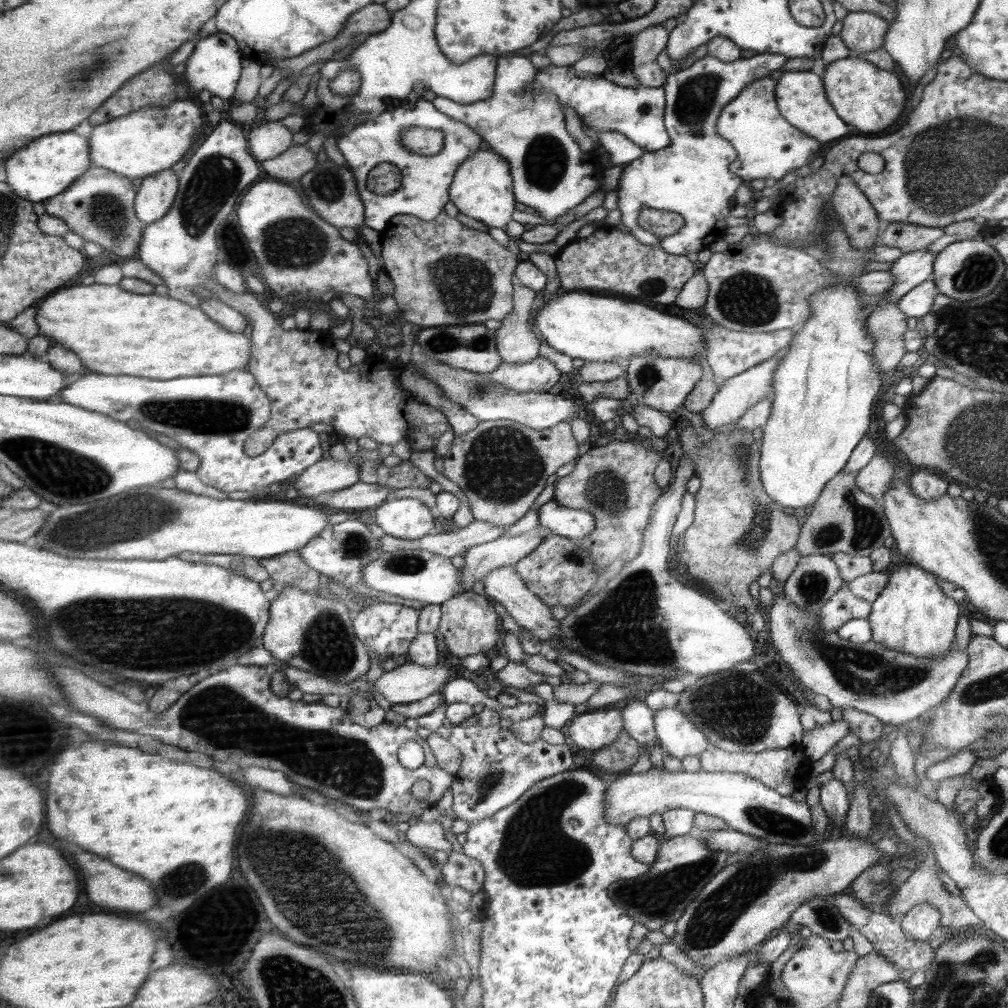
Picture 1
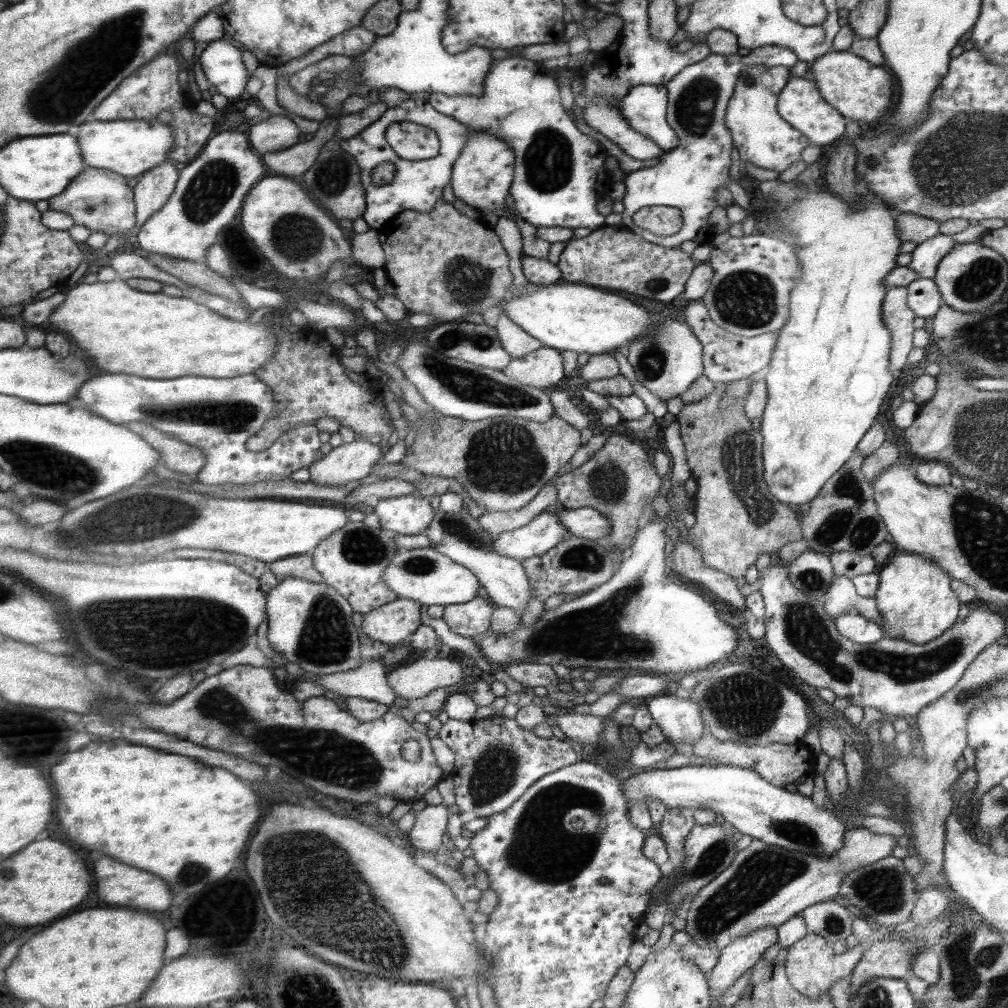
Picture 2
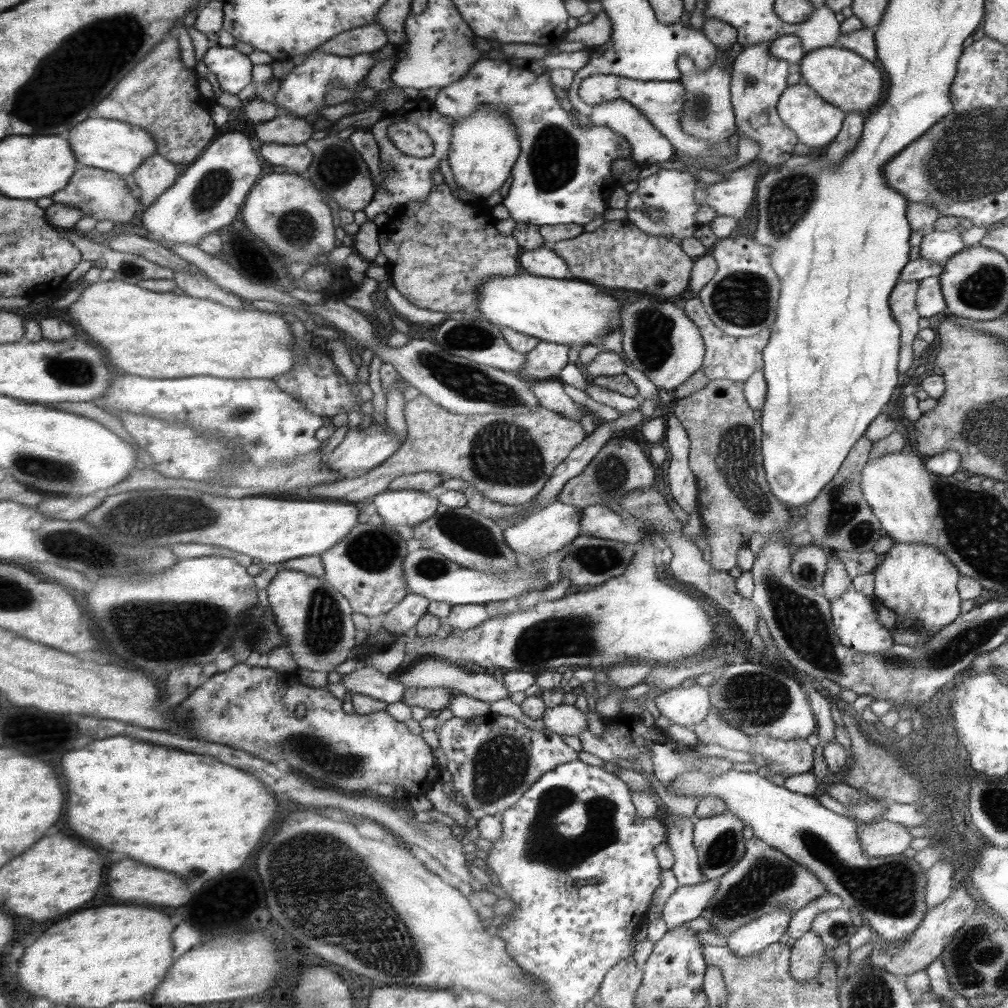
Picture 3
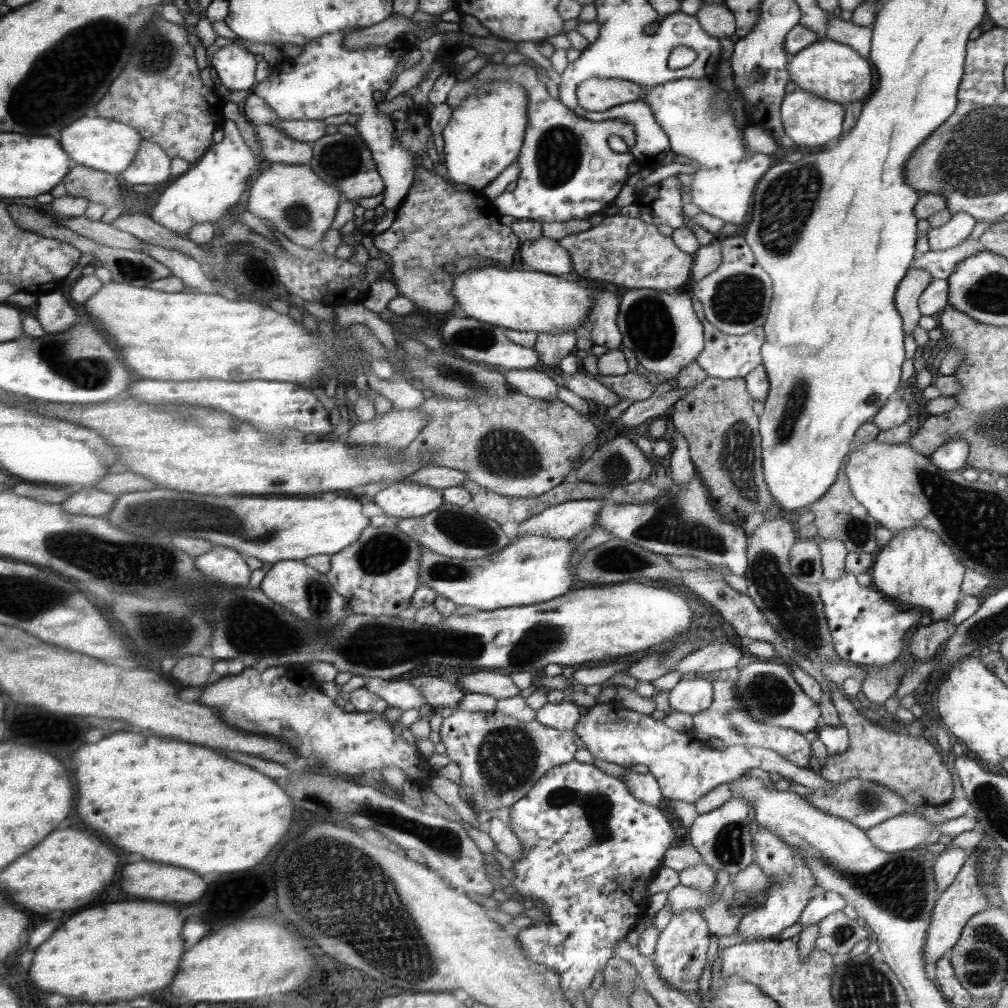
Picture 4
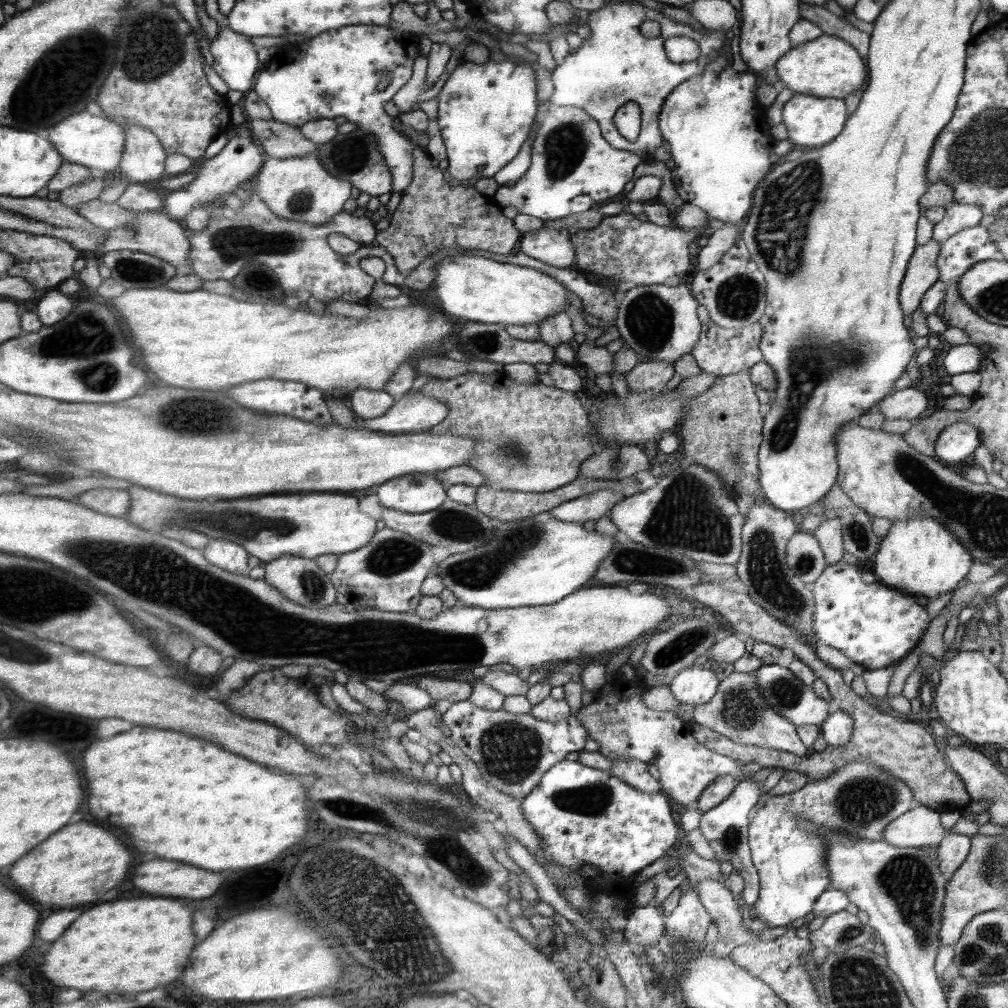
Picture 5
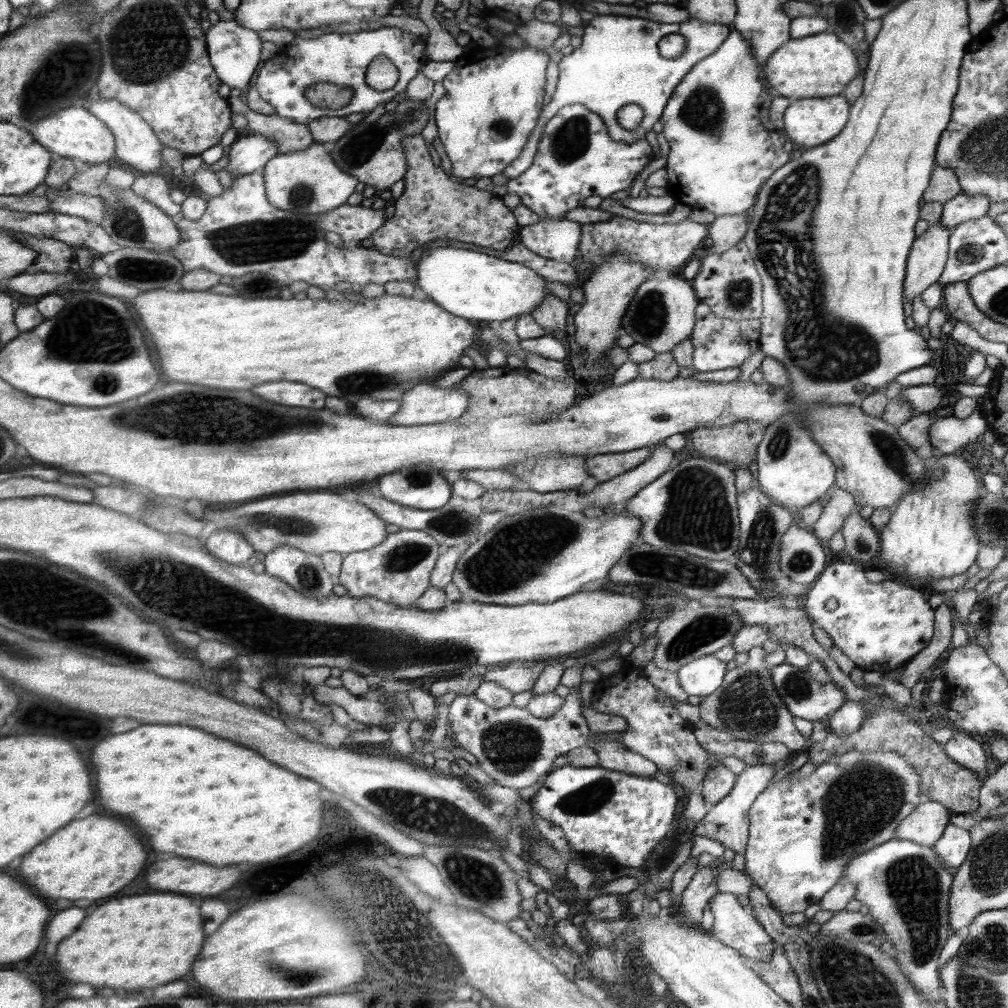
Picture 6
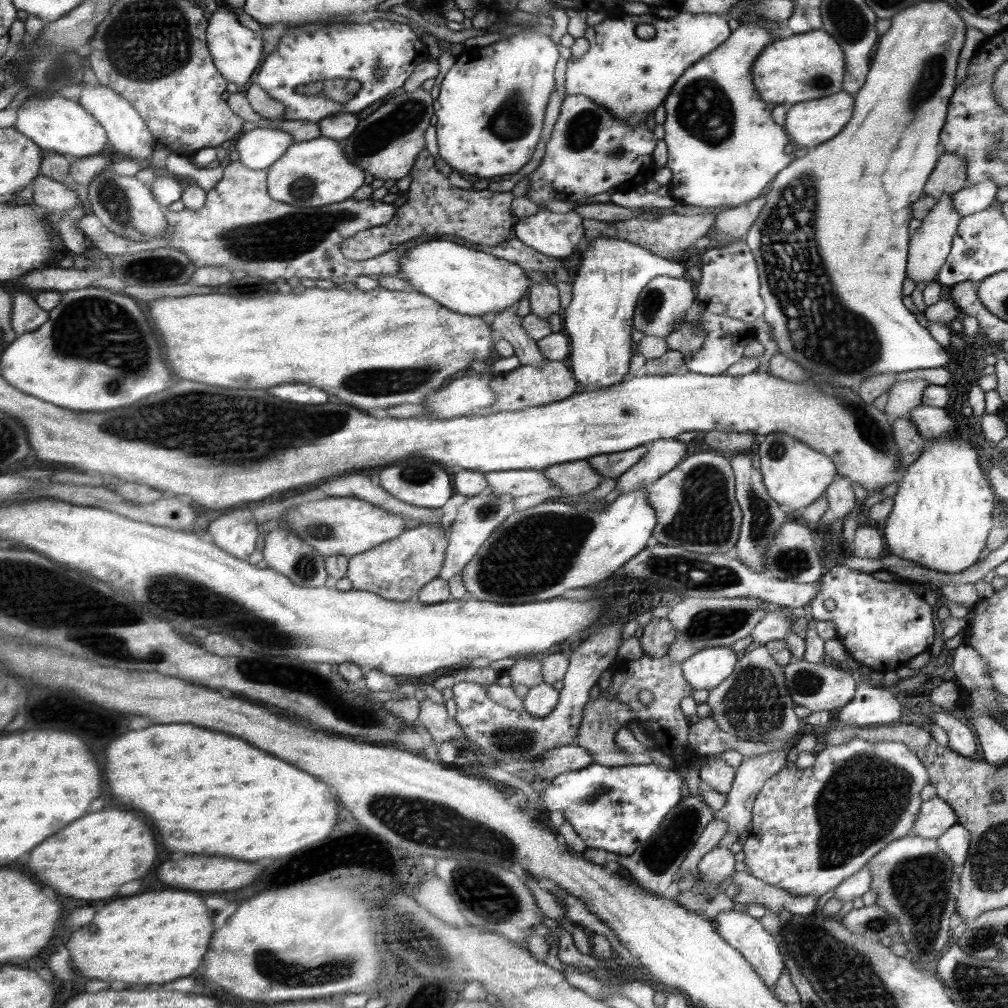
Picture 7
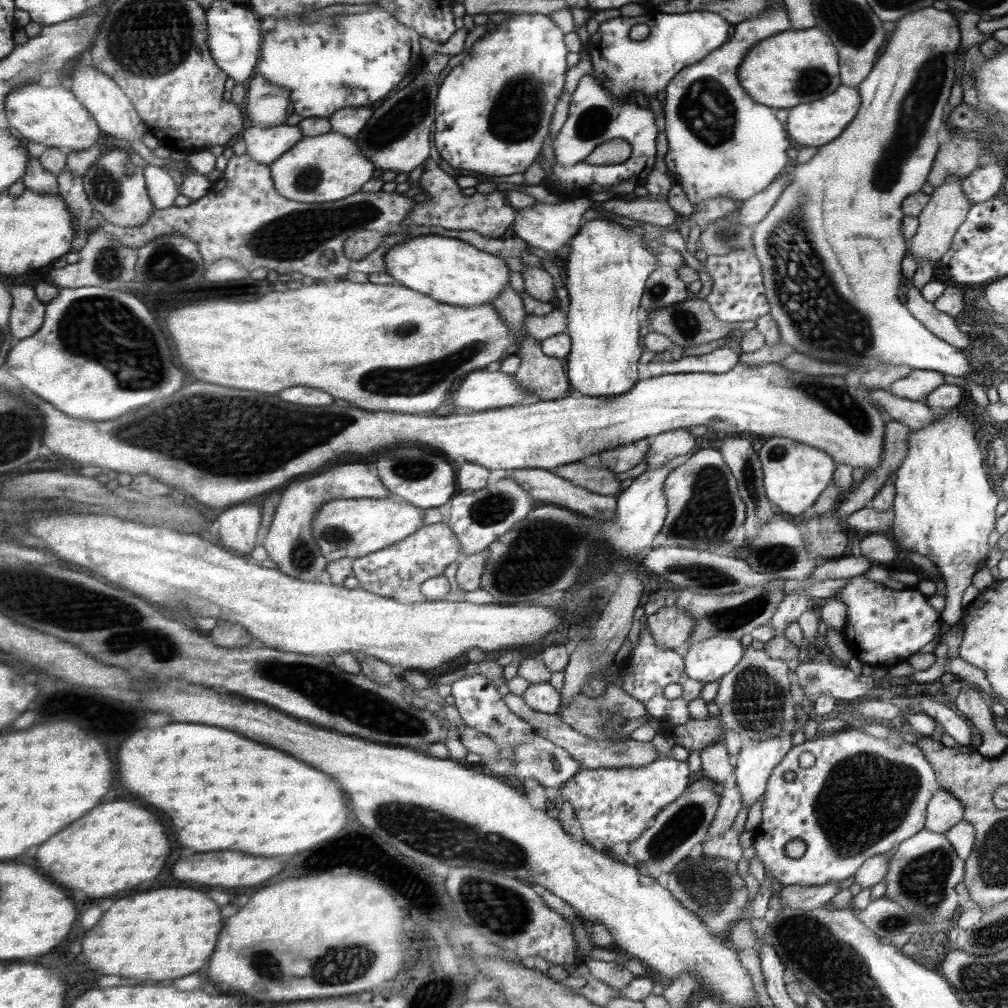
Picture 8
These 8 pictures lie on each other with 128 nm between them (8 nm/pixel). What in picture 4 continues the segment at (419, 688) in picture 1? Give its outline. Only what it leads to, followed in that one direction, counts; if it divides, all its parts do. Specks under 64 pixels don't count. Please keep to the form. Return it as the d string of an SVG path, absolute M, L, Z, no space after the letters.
M479 671L466 674L457 683L466 693L488 694L496 701L520 695L521 690L514 684L510 675L495 671Z

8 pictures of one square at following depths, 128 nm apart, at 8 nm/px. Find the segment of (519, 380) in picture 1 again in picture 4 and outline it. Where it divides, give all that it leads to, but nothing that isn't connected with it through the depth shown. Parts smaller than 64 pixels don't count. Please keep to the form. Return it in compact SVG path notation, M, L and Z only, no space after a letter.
M574 329L566 333L538 333L533 350L541 356L539 370L557 370L560 360L568 354L574 354L576 348L576 333Z

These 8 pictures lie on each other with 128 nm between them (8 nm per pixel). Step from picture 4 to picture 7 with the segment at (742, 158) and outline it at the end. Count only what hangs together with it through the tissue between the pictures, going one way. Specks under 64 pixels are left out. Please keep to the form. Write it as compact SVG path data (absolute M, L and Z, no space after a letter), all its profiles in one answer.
M756 23L740 24L738 28L733 30L732 36L728 38L726 42L723 42L718 48L714 49L712 53L702 57L696 64L686 69L686 72L682 74L677 80L677 84L673 86L672 92L665 98L666 116L663 124L665 129L664 139L668 148L668 159L666 167L671 170L672 178L668 184L668 194L681 204L691 204L692 206L698 206L702 208L718 208L720 206L730 206L736 208L744 202L750 202L760 196L764 196L764 188L768 188L772 184L776 174L786 168L790 162L792 162L792 154L786 154L784 148L788 146L788 136L784 132L782 126L774 124L772 120L772 110L774 110L774 102L766 102L761 98L761 92L754 86L753 80L753 66L756 64L758 57L761 56L762 50L768 46L773 40L773 35L770 34L770 30L764 29L762 26L756 25Z

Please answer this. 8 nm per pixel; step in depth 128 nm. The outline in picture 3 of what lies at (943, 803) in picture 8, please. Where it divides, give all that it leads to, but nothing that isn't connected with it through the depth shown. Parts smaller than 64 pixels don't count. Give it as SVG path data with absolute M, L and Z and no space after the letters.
M884 819L880 822L858 824L857 834L866 857L872 858L902 854L913 839L906 826Z

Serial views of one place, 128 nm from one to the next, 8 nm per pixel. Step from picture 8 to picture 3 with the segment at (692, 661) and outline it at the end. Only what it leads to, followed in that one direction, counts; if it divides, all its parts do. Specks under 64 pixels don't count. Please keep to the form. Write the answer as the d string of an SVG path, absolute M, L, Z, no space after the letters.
M696 683L654 693L652 699L662 716L687 728L701 724L712 712L709 690Z

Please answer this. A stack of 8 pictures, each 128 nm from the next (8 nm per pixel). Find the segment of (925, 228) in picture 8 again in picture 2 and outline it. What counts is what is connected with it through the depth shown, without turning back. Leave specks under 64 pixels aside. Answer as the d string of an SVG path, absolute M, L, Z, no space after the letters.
M905 286L888 287L882 305L885 325L893 335L890 352L890 370L903 370L913 346L914 318L917 314L909 307L909 290Z

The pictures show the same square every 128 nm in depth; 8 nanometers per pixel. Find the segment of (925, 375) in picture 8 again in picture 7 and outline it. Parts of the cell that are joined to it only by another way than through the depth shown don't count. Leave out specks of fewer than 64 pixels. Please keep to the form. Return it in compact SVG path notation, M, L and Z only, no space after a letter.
M914 379L911 381L896 381L890 388L889 399L884 409L892 424L896 419L908 418L910 411L914 407L922 405L924 390L930 384L924 379Z

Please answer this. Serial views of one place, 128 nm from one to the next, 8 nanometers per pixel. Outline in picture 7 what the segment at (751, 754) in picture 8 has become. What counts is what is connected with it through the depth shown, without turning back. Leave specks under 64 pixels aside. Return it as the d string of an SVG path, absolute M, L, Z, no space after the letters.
M780 747L767 754L744 759L736 769L736 779L733 788L726 796L726 806L715 811L714 820L724 820L728 824L728 832L736 832L739 836L750 829L753 821L753 806L756 804L758 793L764 788L766 781L780 773L788 764L787 754L788 752Z

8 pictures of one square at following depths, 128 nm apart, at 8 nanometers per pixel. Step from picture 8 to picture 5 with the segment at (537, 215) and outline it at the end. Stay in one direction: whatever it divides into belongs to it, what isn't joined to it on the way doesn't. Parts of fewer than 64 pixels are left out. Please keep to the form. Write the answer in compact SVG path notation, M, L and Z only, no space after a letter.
M542 228L528 232L521 241L521 251L530 258L555 268L570 268L574 264L572 235L568 230Z

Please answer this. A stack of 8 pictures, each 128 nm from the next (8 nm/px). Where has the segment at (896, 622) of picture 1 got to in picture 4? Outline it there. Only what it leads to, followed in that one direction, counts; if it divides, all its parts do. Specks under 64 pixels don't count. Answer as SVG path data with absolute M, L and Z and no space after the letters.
M922 526L896 533L882 548L872 567L873 587L902 606L922 608L932 616L932 622L949 620L960 598L960 584L965 567L961 559L934 531Z

